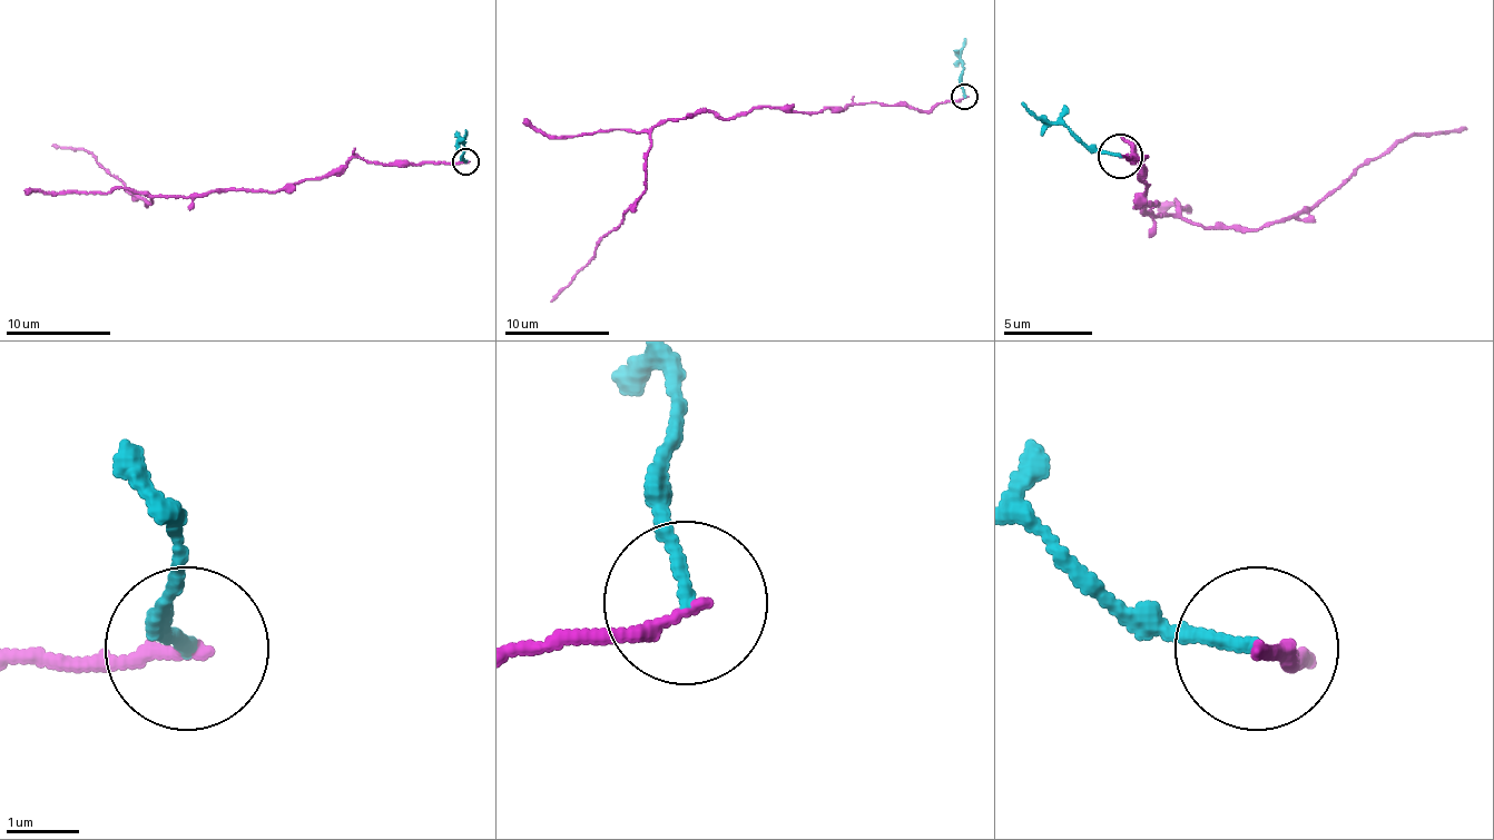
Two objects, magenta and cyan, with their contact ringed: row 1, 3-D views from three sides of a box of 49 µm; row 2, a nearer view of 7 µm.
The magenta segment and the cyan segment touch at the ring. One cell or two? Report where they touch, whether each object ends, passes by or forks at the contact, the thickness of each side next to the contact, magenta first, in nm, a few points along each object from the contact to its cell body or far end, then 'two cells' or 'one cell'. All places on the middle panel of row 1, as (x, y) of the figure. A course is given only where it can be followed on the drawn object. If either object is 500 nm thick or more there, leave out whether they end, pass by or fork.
at (964, 96); magenta ends there; cyan ends there; 190 nm thick on the magenta side, 170 nm on the other; magenta runs (965, 96), (929, 111), (752, 106), (726, 119), (703, 111), (662, 119), (649, 135), (647, 187), (550, 300); cyan runs (965, 96), (960, 61), (965, 38); two cells

